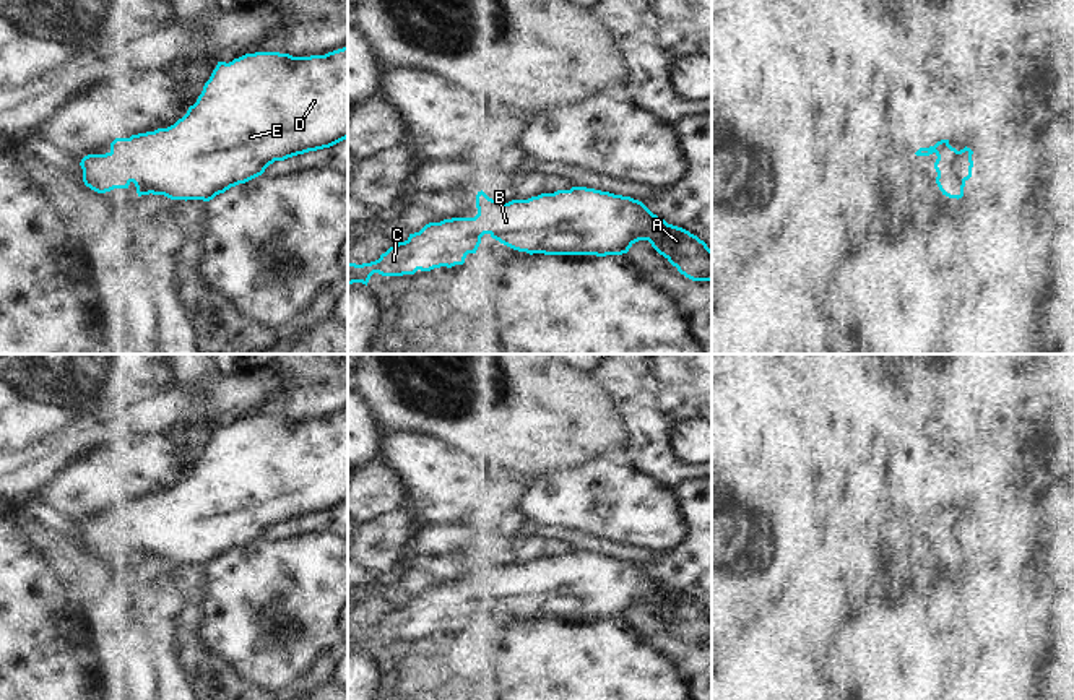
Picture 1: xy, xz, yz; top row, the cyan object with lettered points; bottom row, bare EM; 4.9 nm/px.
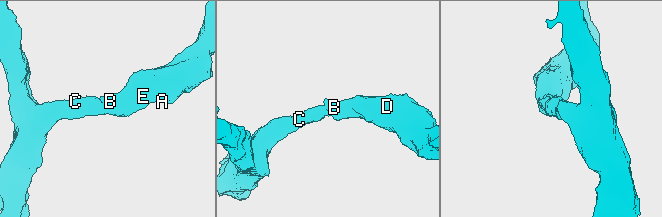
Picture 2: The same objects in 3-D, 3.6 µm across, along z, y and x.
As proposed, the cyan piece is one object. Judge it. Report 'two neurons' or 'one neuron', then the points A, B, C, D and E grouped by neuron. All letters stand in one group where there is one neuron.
one neuron | A B C D E

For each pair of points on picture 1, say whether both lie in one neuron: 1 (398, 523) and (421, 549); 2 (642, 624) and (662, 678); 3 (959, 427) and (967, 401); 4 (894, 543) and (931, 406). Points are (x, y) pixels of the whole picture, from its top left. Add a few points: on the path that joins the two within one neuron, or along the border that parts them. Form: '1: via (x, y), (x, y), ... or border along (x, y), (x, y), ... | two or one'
1: border along (421, 522), (400, 561) | two
2: border along (627, 616), (675, 663) | two
3: via (959, 421), (962, 408) | one
4: border along (922, 423), (930, 427) | two

